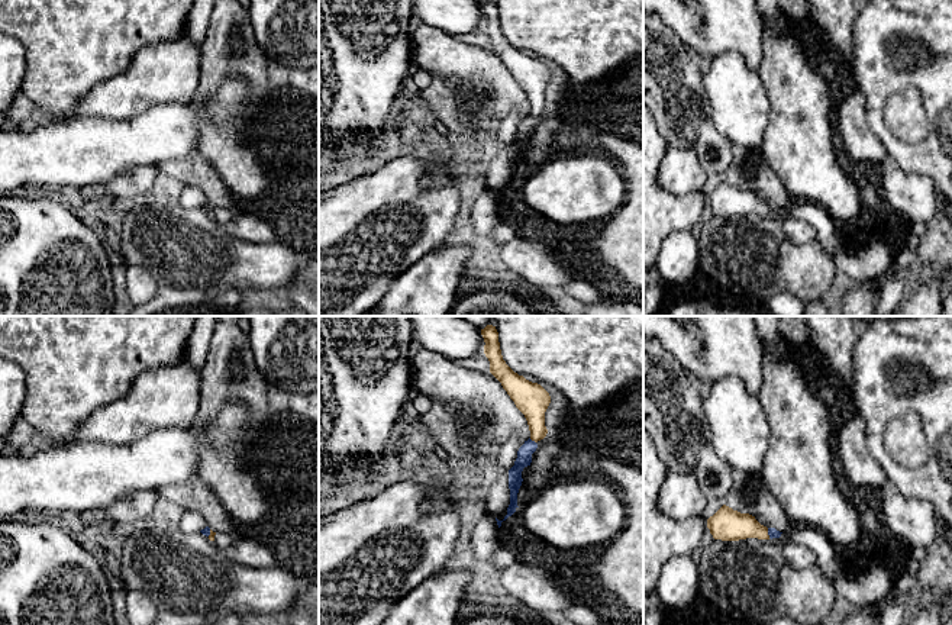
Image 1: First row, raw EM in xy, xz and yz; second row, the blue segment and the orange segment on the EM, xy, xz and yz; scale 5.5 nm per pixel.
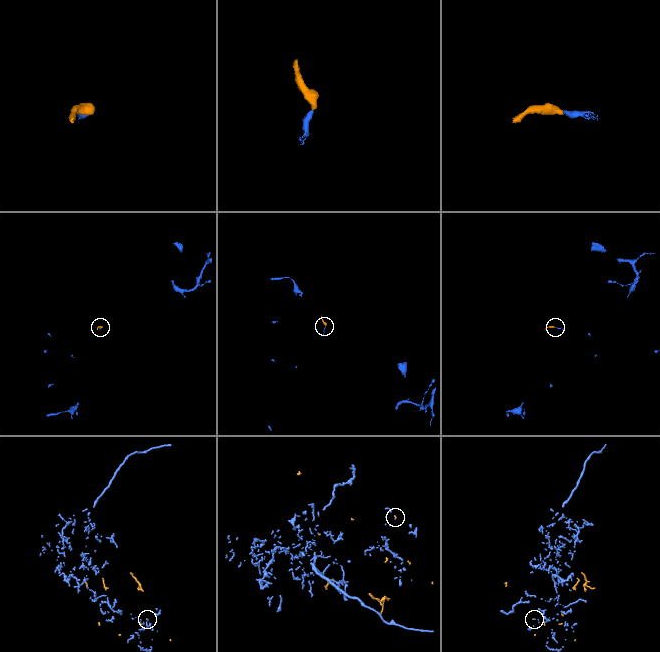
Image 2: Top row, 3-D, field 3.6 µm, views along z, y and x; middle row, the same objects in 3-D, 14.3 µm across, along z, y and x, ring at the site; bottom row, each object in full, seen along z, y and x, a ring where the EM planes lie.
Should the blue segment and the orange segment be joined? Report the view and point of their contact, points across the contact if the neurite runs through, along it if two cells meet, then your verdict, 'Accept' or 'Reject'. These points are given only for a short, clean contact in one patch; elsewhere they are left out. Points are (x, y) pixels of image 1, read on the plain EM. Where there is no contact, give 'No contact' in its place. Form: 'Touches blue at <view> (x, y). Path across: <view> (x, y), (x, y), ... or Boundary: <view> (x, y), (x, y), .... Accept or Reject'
Touches blue at xz (531, 115). Boundary: xz (529, 113), (535, 118). Reject

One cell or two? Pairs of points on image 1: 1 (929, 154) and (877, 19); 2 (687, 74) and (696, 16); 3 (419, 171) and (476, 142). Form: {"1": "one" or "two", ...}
{"1": "one", "2": "two", "3": "two"}

